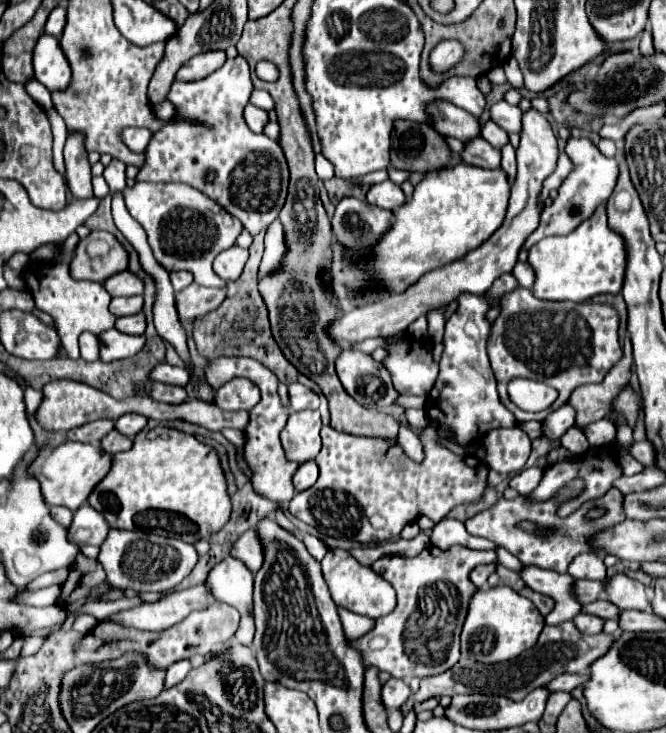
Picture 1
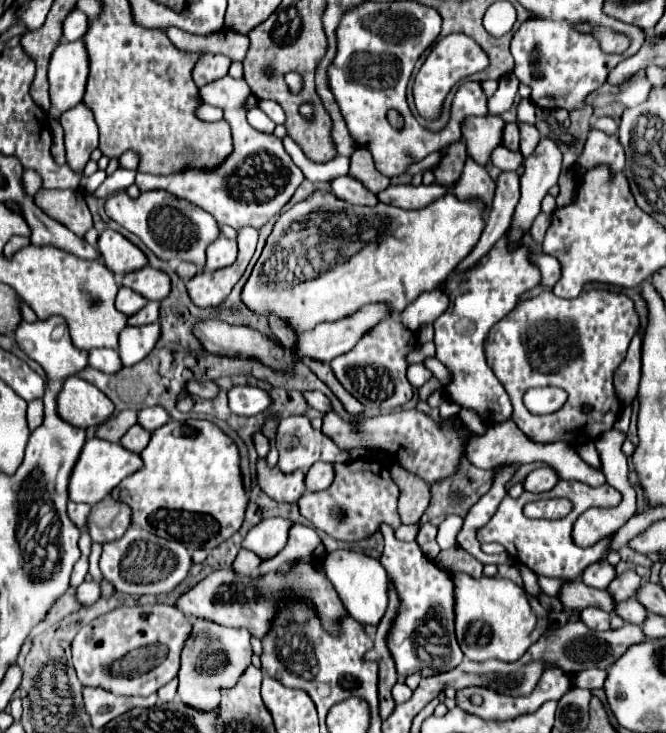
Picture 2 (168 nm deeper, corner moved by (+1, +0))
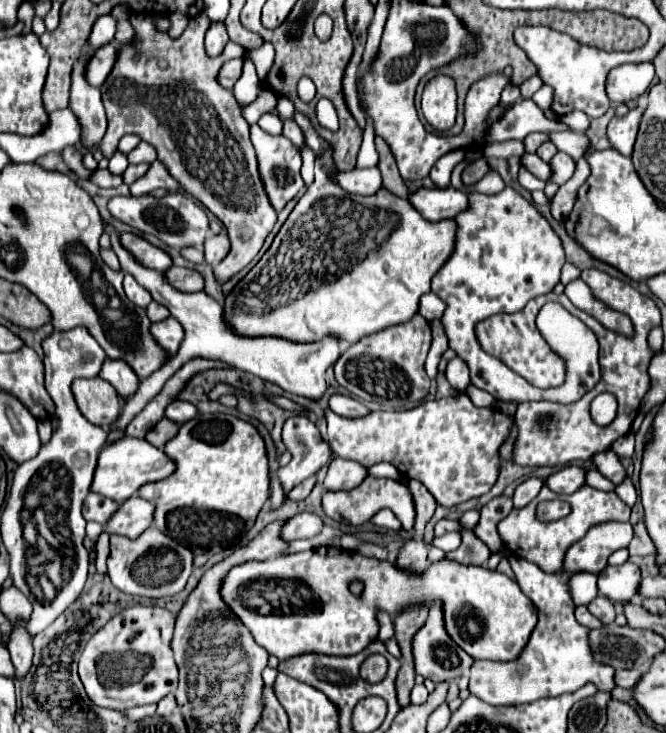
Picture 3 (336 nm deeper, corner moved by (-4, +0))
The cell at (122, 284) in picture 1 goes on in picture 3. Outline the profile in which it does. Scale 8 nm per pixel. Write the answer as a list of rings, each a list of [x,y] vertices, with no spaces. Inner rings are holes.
[[[170,267],[166,271],[168,281],[186,293],[194,293],[194,291],[204,291],[204,277],[194,271],[194,269],[184,269],[184,267]]]

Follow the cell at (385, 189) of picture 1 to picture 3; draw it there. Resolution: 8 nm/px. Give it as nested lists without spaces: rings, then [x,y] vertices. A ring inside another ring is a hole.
[[[418,189],[410,193],[410,203],[420,211],[420,215],[428,221],[454,219],[464,207],[468,207],[468,197],[454,189]]]

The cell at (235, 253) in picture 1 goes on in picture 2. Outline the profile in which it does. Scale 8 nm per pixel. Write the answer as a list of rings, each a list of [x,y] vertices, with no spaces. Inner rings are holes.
[[[219,237],[215,243],[207,247],[207,271],[217,271],[229,267],[237,259],[237,243],[225,237]]]

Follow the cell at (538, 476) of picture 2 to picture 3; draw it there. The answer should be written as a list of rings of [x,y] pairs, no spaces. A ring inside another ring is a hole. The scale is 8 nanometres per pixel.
[[[570,465],[570,467],[564,467],[556,473],[552,473],[548,479],[546,479],[546,485],[554,491],[554,493],[560,493],[560,495],[570,495],[570,493],[576,493],[584,483],[586,475],[586,469],[582,467],[576,467],[576,465]]]

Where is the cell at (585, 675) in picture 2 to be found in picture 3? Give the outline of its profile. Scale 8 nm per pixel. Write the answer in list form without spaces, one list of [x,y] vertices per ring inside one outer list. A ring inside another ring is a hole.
[[[622,669],[622,671],[616,673],[616,685],[626,687],[626,689],[632,689],[632,687],[640,681],[640,675],[642,675],[642,673],[636,671],[636,669],[630,669],[630,671]]]

